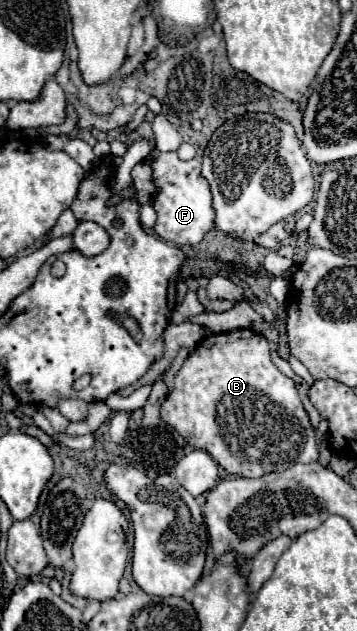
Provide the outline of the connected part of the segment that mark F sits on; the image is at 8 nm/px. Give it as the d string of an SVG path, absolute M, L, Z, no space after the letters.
M158 148L150 150L144 160L152 168L152 180L156 186L156 196L152 200L152 208L158 218L154 224L154 232L172 244L198 244L208 230L214 228L214 208L212 208L212 192L208 182L200 174L200 158L192 158L188 162L180 160L176 152L160 152Z

